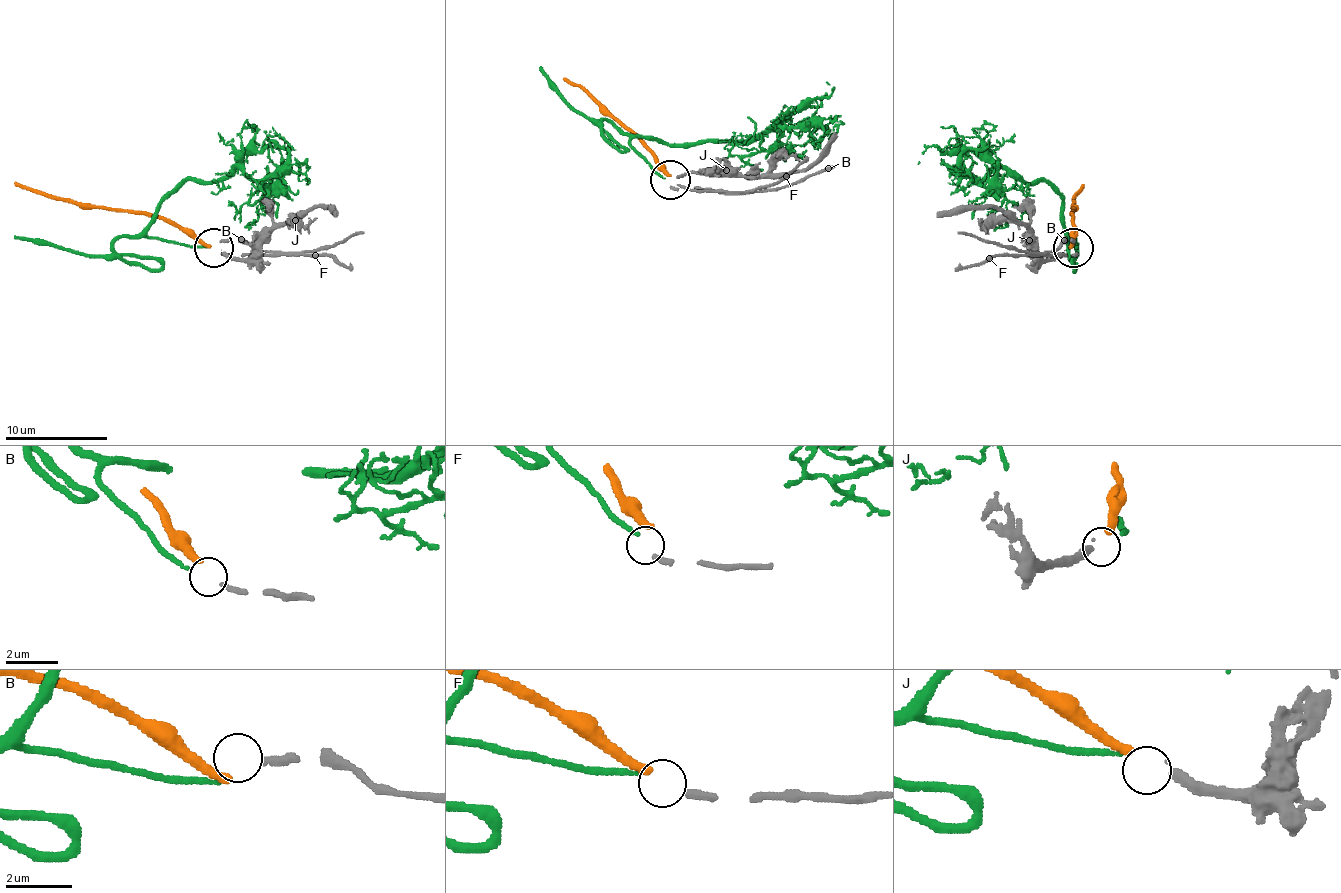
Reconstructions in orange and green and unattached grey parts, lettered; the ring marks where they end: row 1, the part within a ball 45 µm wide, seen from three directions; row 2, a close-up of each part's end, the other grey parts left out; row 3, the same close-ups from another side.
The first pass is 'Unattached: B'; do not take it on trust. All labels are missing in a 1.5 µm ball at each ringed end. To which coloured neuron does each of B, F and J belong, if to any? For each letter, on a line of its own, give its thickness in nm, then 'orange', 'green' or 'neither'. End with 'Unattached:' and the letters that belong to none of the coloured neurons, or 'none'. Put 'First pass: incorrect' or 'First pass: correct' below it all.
B: 200 nm thick; neither
F: 240 nm thick; neither
J: 240 nm thick; orange
Unattached: B, F
First pass: incorrect

